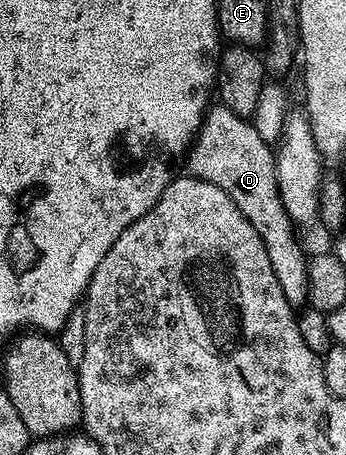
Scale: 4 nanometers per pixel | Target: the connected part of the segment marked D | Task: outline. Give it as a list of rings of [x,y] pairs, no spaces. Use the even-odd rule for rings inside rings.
[[[218,103],[207,109],[198,136],[188,150],[189,172],[201,181],[220,187],[220,191],[236,203],[240,215],[244,215],[260,235],[264,251],[268,251],[268,263],[272,263],[272,271],[276,271],[276,283],[280,283],[280,291],[284,291],[284,299],[292,306],[302,307],[310,300],[308,257],[298,246],[294,220],[284,211],[280,199],[275,156],[272,145],[257,134],[253,123]]]

